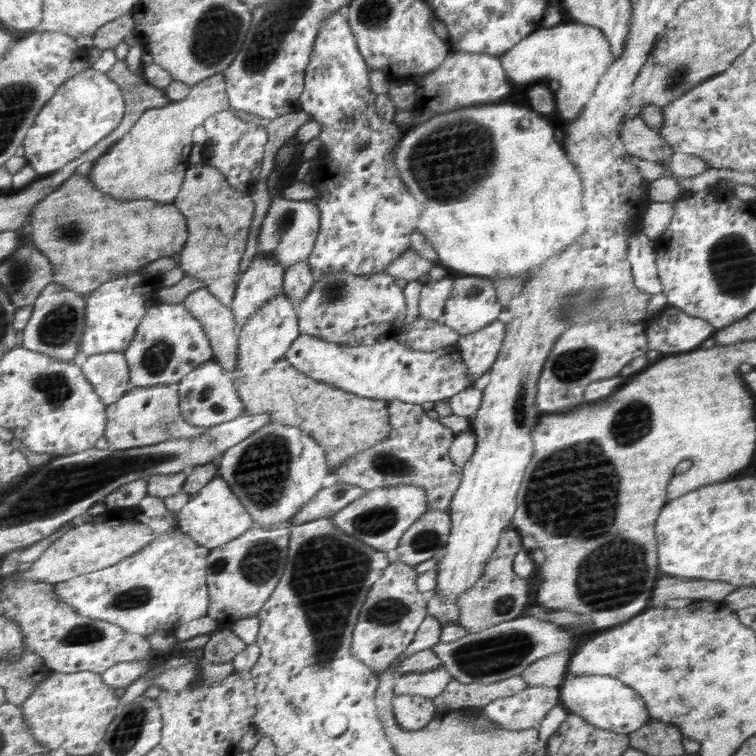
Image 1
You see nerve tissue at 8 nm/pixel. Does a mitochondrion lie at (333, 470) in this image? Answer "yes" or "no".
no

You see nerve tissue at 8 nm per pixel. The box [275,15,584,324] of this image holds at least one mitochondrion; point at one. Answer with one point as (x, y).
(458, 147)

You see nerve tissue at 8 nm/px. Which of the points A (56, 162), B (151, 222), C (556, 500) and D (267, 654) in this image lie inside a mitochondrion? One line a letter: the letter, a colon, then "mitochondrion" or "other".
A: other
B: other
C: mitochondrion
D: other

